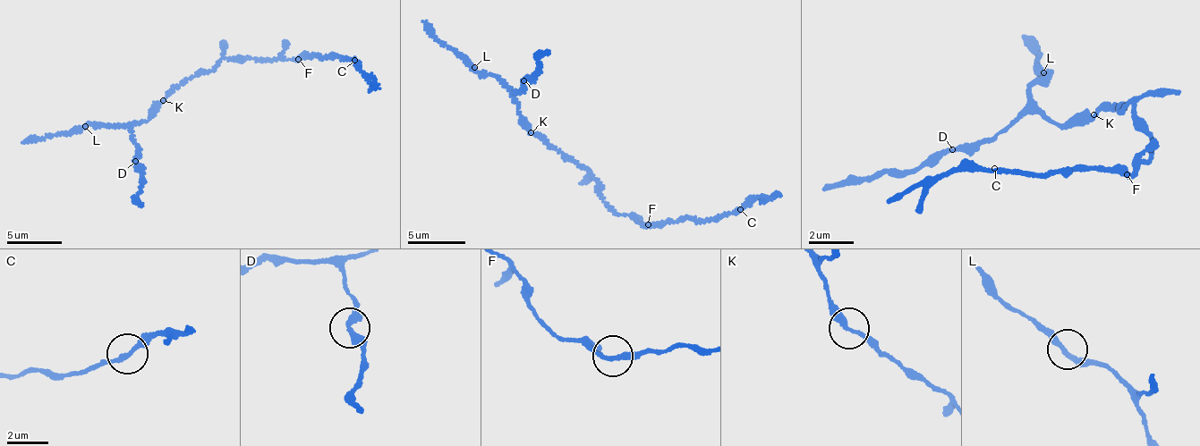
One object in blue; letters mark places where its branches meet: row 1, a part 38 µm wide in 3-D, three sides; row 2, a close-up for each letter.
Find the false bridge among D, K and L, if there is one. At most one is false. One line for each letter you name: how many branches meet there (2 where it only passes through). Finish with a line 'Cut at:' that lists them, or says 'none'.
K: 2 branches meet
Cut at: K

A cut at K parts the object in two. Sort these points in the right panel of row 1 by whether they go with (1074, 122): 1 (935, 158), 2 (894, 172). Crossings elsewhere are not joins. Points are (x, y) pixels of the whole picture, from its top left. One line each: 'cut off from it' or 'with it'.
1: with it
2: with it

